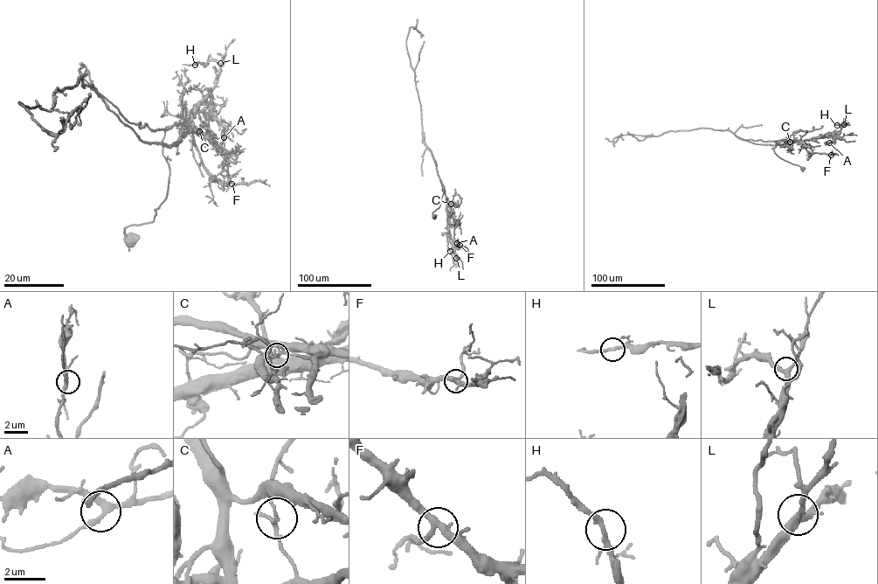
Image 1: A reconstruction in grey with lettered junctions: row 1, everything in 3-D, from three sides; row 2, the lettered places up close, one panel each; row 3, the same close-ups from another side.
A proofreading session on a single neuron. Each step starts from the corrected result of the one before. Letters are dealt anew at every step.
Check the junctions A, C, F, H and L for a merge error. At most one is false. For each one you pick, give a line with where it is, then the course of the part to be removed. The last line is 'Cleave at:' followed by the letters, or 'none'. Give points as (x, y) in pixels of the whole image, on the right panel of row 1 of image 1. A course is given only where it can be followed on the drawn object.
C: place (790, 142); course (790, 142), (744, 139), (729, 130), (718, 129)
Cleave at: C

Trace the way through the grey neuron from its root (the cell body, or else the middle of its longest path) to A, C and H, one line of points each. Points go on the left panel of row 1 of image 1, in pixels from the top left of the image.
A: (128, 239), (124, 229), (151, 222), (166, 197), (165, 128), (197, 131), (188, 116), (199, 110), (224, 137)
C: (128, 239), (124, 229), (151, 222), (166, 197), (165, 128), (185, 123), (199, 131)
H: (128, 239), (124, 229), (151, 222), (166, 197), (165, 128), (197, 131), (190, 115), (220, 65), (195, 65)

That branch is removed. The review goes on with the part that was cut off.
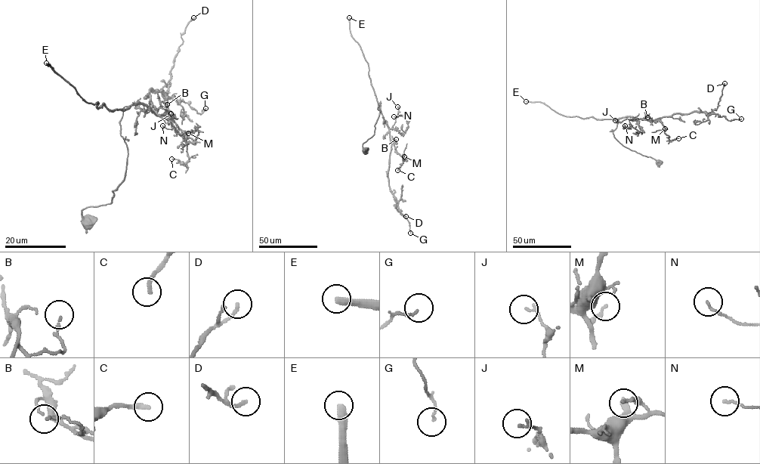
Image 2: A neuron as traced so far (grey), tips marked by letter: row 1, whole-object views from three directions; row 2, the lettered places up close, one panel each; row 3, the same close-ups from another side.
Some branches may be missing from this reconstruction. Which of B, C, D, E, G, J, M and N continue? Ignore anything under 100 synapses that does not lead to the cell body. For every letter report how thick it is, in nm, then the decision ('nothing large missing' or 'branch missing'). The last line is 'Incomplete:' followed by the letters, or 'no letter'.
B: 120 nm | nothing large missing
C: 240 nm | nothing large missing
D: 160 nm | nothing large missing
E: 360 nm | branch missing
G: 100 nm | nothing large missing
J: 150 nm | nothing large missing
M: 140 nm | nothing large missing
N: 120 nm | nothing large missing
Incomplete: E

